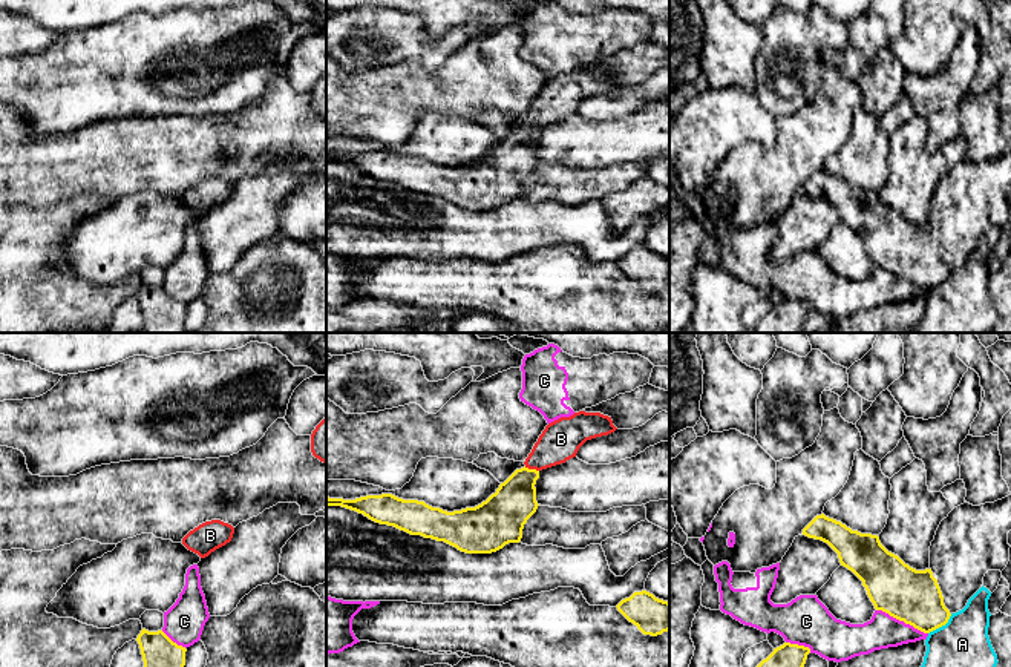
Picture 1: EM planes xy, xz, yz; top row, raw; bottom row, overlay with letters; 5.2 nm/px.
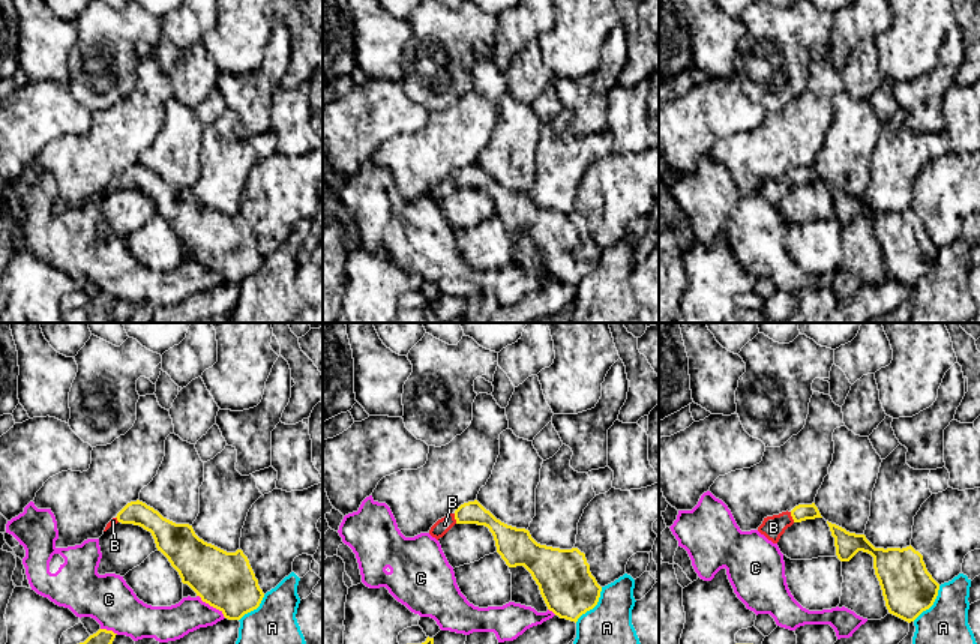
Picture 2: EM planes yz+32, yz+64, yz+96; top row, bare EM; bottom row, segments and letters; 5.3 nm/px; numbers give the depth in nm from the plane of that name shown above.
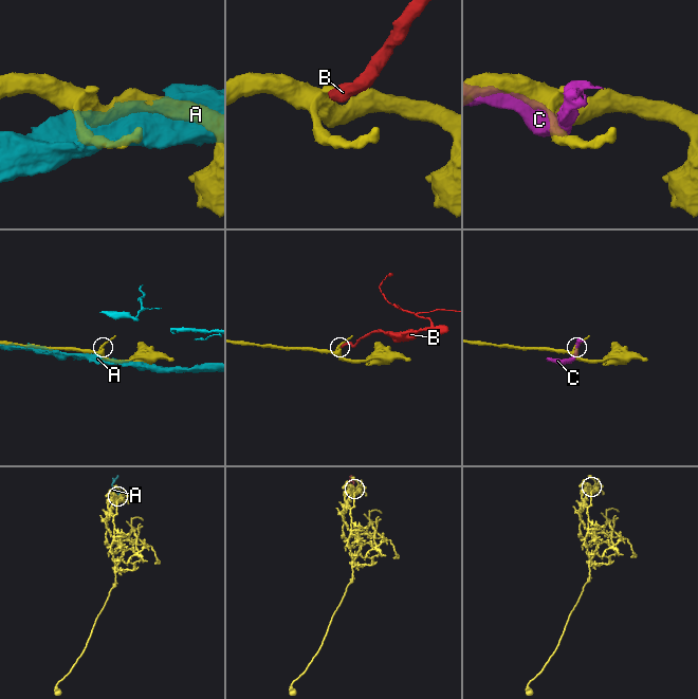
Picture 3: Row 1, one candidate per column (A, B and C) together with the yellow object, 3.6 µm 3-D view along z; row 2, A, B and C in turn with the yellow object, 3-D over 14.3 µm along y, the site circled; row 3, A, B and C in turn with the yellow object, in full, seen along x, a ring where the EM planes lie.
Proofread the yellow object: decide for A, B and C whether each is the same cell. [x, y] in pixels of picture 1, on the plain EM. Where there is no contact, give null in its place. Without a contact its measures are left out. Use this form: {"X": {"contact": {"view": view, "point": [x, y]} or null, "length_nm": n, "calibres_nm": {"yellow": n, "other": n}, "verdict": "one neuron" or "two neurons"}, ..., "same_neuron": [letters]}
{"A": {"contact": {"view": "yz", "point": [941, 282]}, "length_nm": 170, "calibres_nm": {"yellow": 280, "other": 360}, "verdict": "two neurons"}, "B": {"contact": {"view": "xz", "point": [532, 126]}, "length_nm": 80, "calibres_nm": {"yellow": 220, "other": 200}, "verdict": "one neuron"}, "C": {"contact": {"view": "yz", "point": [903, 276]}, "length_nm": 300, "calibres_nm": {"yellow": 280, "other": 180}, "verdict": "two neurons"}, "same_neuron": ["B"]}

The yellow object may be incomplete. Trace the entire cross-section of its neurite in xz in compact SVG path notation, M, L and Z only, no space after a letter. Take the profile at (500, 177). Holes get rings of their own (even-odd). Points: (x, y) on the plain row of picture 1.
M585 67L548 80L525 115L525 123L516 126L495 150L475 164L447 169L392 150L355 156L326 153L326 163L355 167L375 179L444 198L466 210L492 210L521 198L524 181L539 163L535 144L539 129L576 113L587 97L616 86L611 74Z

